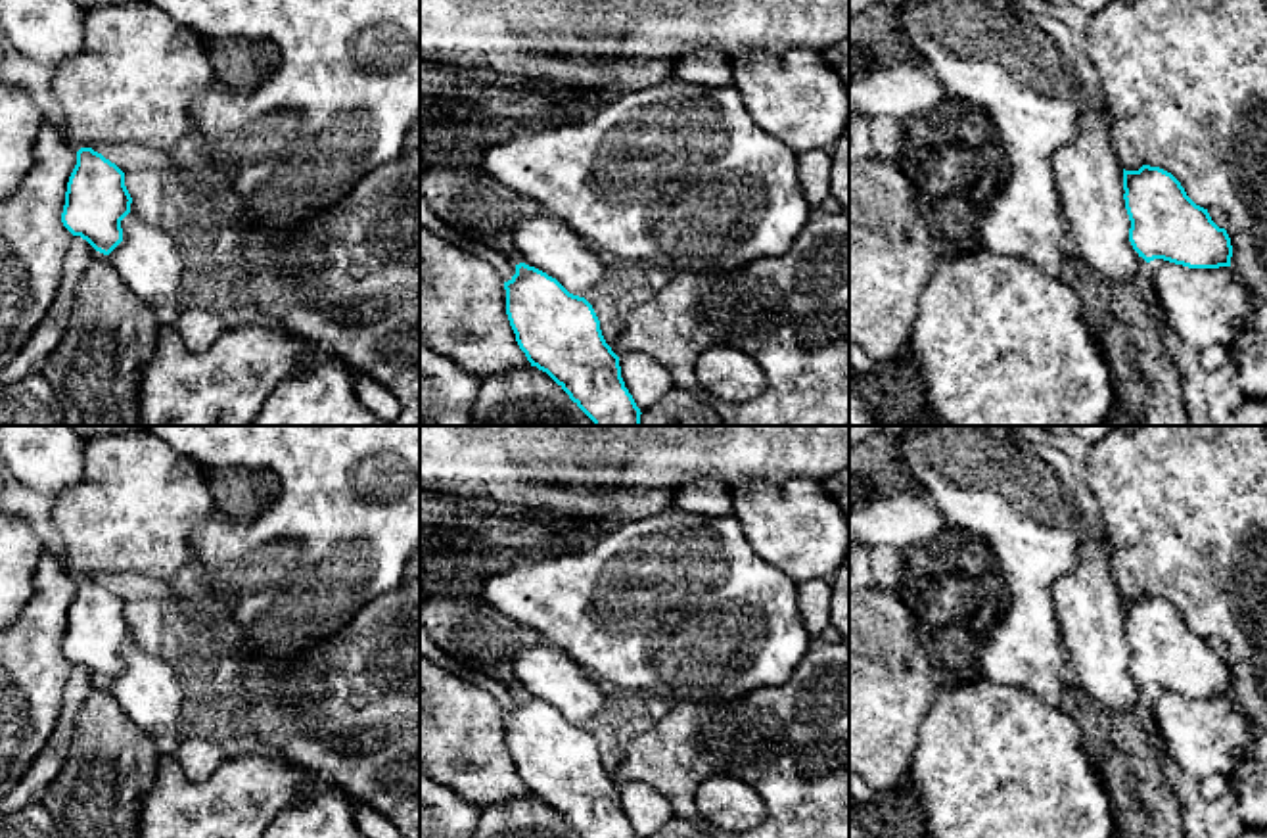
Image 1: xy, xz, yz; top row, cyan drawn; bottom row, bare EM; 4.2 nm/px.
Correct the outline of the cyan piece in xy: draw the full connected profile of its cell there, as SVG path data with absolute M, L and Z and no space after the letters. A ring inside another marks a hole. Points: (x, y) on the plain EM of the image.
M81 577L67 612L63 656L109 685L123 671L121 650L130 633L125 602L92 577Z

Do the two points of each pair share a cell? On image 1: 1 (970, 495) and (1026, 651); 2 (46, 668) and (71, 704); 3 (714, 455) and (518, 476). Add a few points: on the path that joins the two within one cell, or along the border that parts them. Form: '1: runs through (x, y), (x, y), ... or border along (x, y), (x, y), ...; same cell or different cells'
1: runs through (1009, 534), (1026, 551), (1026, 612); same cell
2: border along (73, 666), (62, 712), (50, 735); different cells
3: runs through (666, 455), (566, 455); same cell

